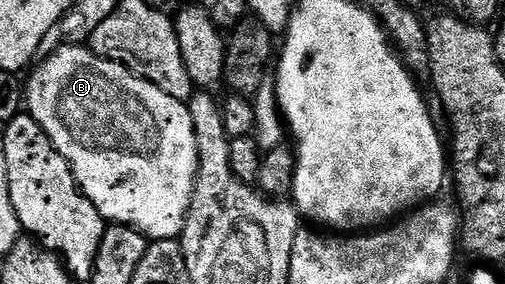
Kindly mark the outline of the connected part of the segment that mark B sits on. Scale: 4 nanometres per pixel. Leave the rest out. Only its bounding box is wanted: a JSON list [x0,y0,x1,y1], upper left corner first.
[26,46,199,241]

